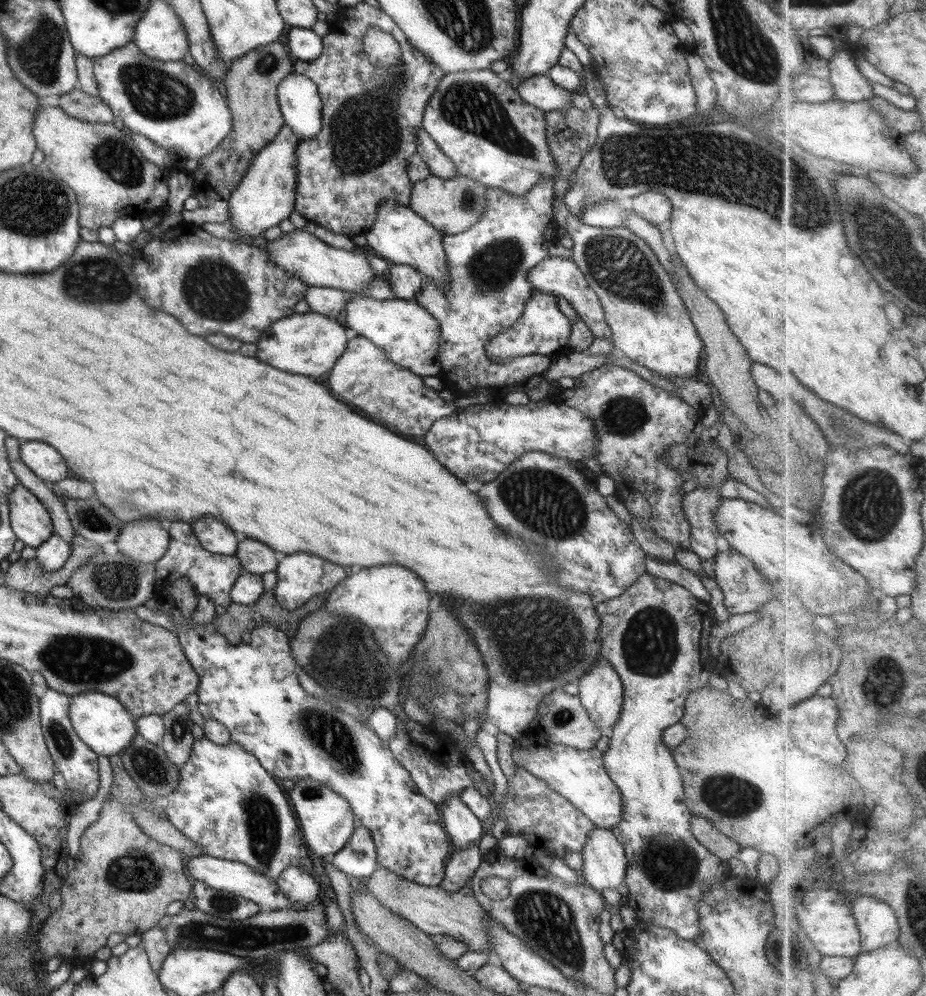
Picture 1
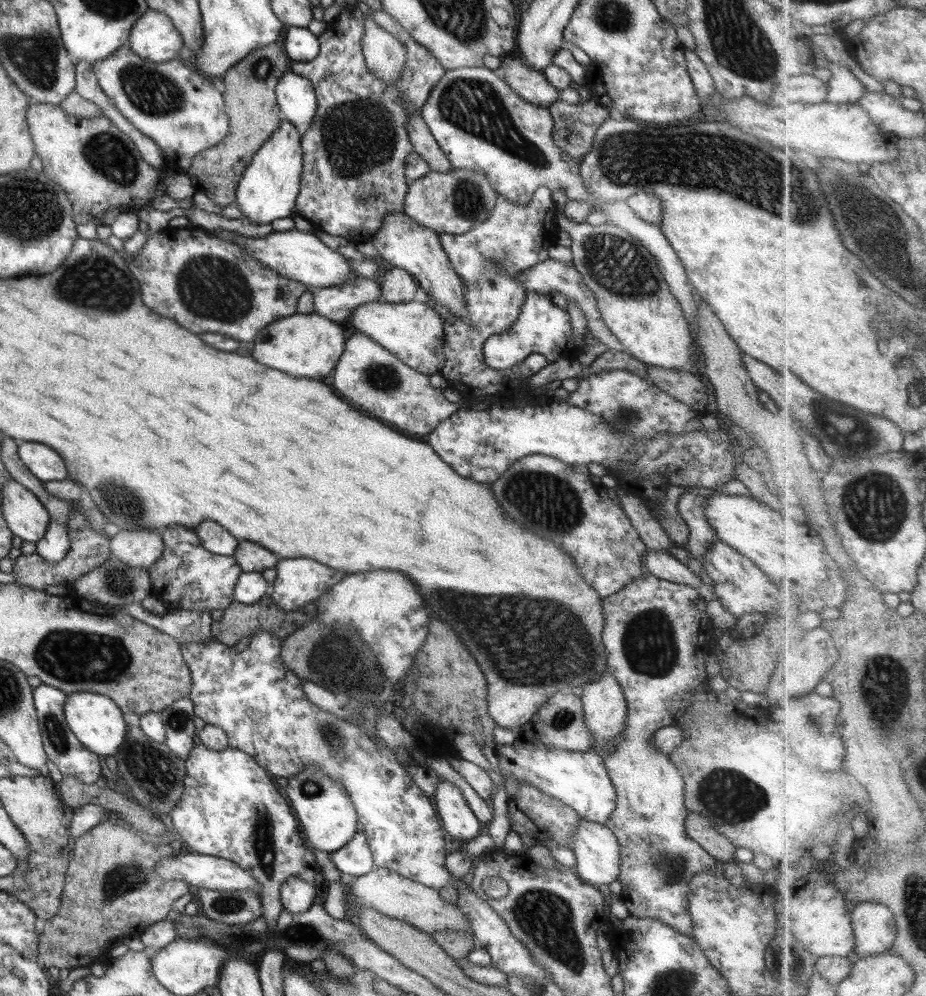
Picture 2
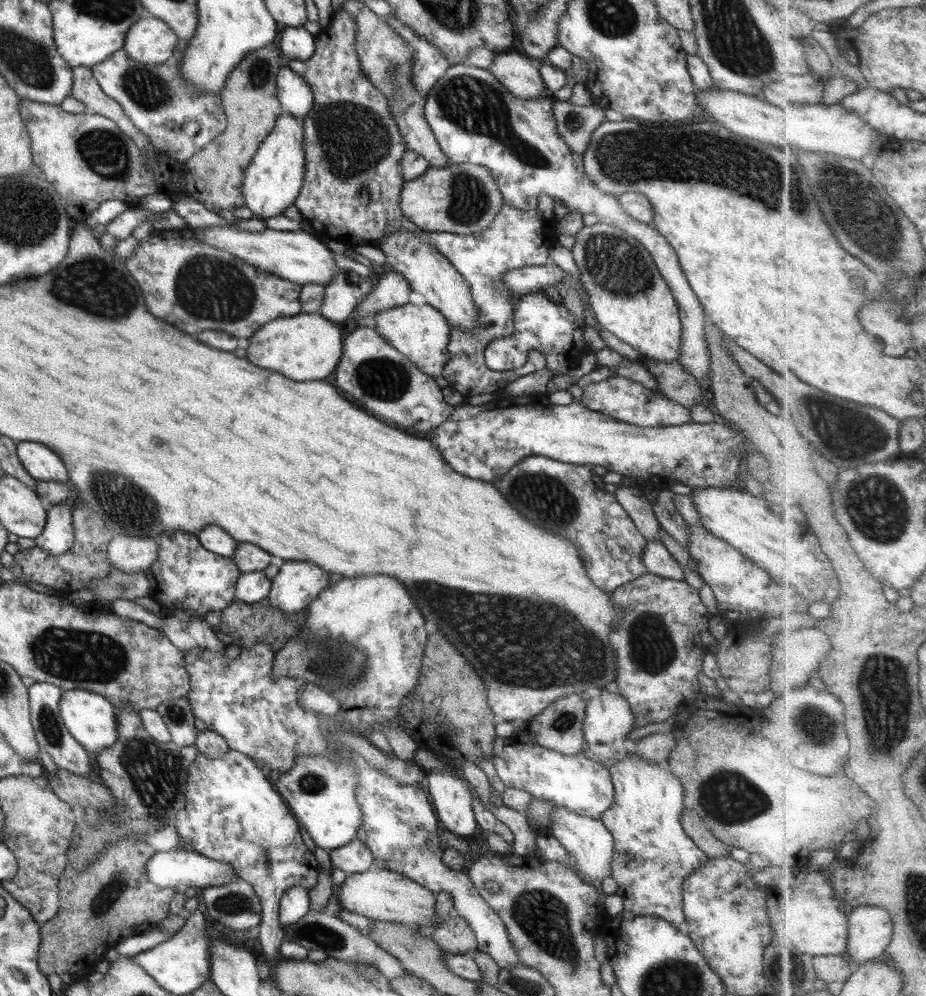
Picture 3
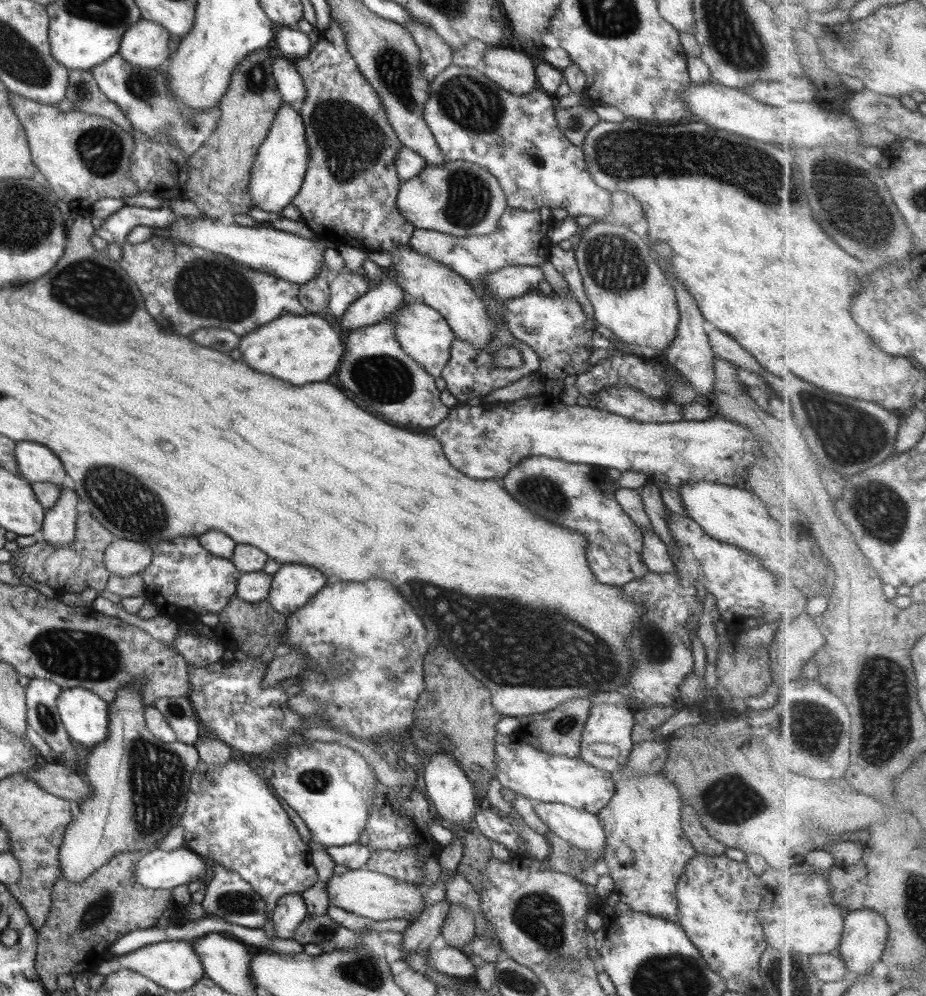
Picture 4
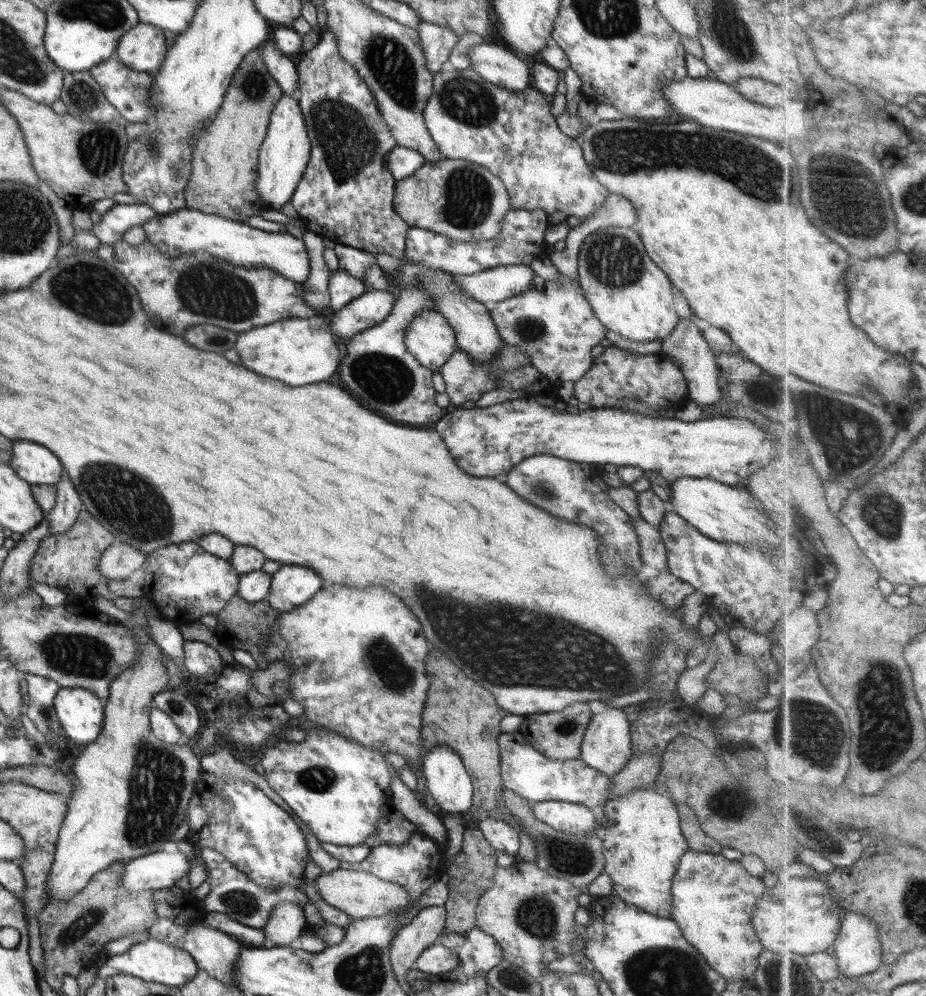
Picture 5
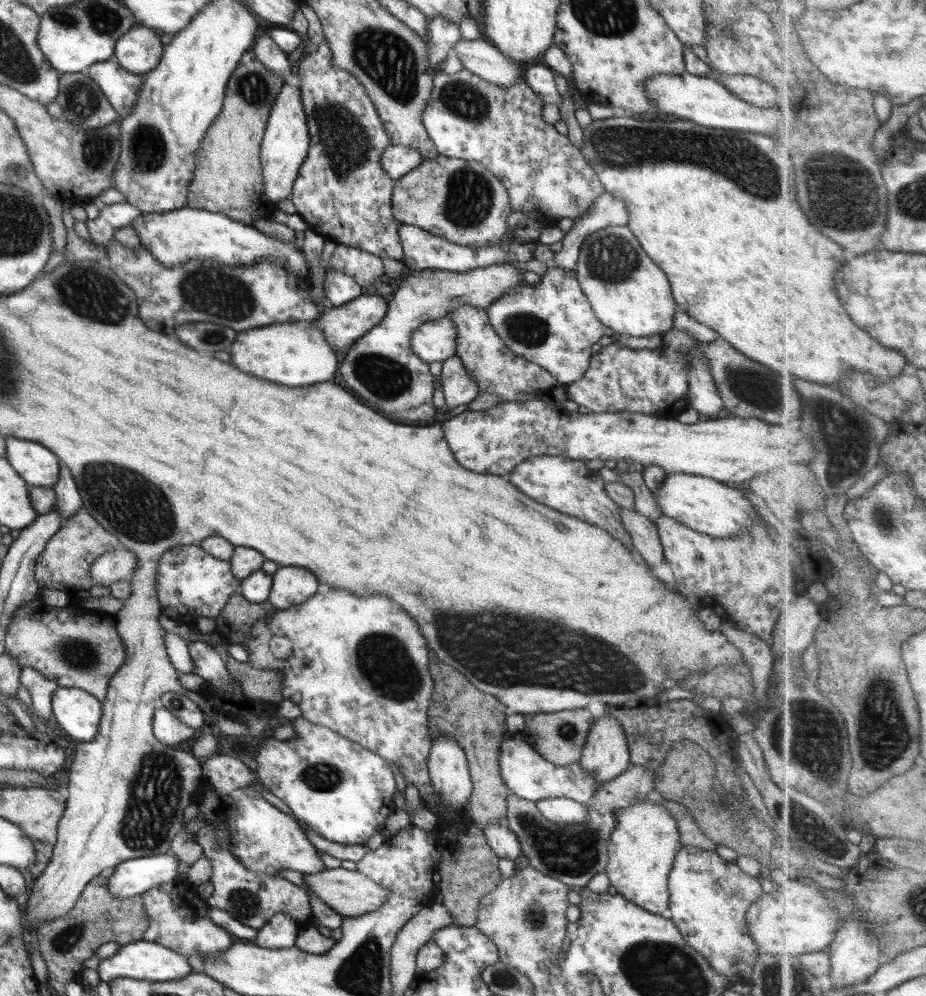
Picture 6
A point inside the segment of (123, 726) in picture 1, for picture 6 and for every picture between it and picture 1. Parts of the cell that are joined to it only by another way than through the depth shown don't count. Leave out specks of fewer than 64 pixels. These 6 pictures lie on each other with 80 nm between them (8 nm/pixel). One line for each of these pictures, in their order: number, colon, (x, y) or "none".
2: (95, 719)
3: (90, 718)
4: (84, 714)
5: (80, 713)
6: (77, 712)

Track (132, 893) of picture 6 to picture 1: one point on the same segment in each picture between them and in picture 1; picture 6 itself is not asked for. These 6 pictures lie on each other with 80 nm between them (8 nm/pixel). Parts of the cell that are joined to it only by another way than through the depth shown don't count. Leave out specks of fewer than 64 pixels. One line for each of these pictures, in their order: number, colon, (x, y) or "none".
1: (236, 878)
2: (199, 871)
3: (182, 868)
4: (156, 870)
5: (156, 871)

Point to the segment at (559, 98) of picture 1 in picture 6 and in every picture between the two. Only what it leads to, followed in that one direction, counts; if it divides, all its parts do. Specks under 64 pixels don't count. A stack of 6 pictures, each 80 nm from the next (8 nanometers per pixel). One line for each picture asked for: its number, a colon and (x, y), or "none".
2: (531, 85)
3: (519, 73)
4: (513, 70)
5: (500, 66)
6: (478, 56)

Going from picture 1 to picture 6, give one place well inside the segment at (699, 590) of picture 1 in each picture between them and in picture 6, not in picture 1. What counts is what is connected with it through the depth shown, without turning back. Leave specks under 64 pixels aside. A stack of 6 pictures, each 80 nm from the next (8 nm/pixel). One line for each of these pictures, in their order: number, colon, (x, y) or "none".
2: (660, 563)
3: (656, 558)
4: (655, 553)
5: (652, 549)
6: (644, 534)

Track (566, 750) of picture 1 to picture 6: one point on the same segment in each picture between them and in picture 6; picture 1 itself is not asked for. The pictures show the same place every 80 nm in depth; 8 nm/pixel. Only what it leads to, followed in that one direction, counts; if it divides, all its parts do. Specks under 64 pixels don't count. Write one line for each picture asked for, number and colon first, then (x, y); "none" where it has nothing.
2: (579, 779)
3: (584, 786)
4: (539, 776)
5: (525, 771)
6: (524, 771)

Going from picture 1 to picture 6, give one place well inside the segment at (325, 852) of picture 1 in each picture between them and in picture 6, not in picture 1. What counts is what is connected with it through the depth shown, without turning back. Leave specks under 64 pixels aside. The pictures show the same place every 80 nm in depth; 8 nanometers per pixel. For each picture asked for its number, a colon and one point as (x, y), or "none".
2: (327, 818)
3: (320, 792)
4: (330, 785)
5: (337, 787)
6: (342, 791)

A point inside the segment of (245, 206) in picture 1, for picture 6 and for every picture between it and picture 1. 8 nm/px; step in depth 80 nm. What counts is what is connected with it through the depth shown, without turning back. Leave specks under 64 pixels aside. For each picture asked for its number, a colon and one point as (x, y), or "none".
2: (268, 189)
3: (272, 181)
4: (279, 168)
5: (284, 153)
6: (285, 144)

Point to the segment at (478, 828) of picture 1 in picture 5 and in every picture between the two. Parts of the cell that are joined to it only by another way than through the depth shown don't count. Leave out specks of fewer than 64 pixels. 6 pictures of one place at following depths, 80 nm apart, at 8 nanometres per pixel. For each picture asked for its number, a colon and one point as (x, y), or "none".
2: (457, 818)
3: (453, 802)
4: (453, 794)
5: (451, 786)

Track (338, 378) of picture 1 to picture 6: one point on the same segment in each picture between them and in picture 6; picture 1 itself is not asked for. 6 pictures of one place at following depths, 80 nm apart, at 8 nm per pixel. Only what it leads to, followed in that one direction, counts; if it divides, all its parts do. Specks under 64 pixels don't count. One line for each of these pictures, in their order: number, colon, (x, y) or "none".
2: (376, 382)
3: (388, 385)
4: (395, 388)
5: (378, 366)
6: (380, 366)

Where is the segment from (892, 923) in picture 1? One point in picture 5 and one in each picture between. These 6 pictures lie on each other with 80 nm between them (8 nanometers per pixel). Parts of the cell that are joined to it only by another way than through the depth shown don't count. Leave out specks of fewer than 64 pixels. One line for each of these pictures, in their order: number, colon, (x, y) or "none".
2: (875, 923)
3: (872, 928)
4: (867, 933)
5: (859, 947)

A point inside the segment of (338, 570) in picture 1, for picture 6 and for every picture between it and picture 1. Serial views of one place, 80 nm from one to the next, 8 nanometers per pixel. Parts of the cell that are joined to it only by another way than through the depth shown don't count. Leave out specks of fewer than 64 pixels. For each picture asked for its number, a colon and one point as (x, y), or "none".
2: (299, 580)
3: (297, 583)
4: (293, 585)
5: (291, 586)
6: (292, 585)

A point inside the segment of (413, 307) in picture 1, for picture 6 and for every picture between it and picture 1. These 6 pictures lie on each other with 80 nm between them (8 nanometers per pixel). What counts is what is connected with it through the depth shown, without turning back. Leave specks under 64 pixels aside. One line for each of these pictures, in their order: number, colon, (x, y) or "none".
2: (414, 331)
3: (420, 332)
4: (422, 332)
5: (429, 338)
6: (435, 341)

